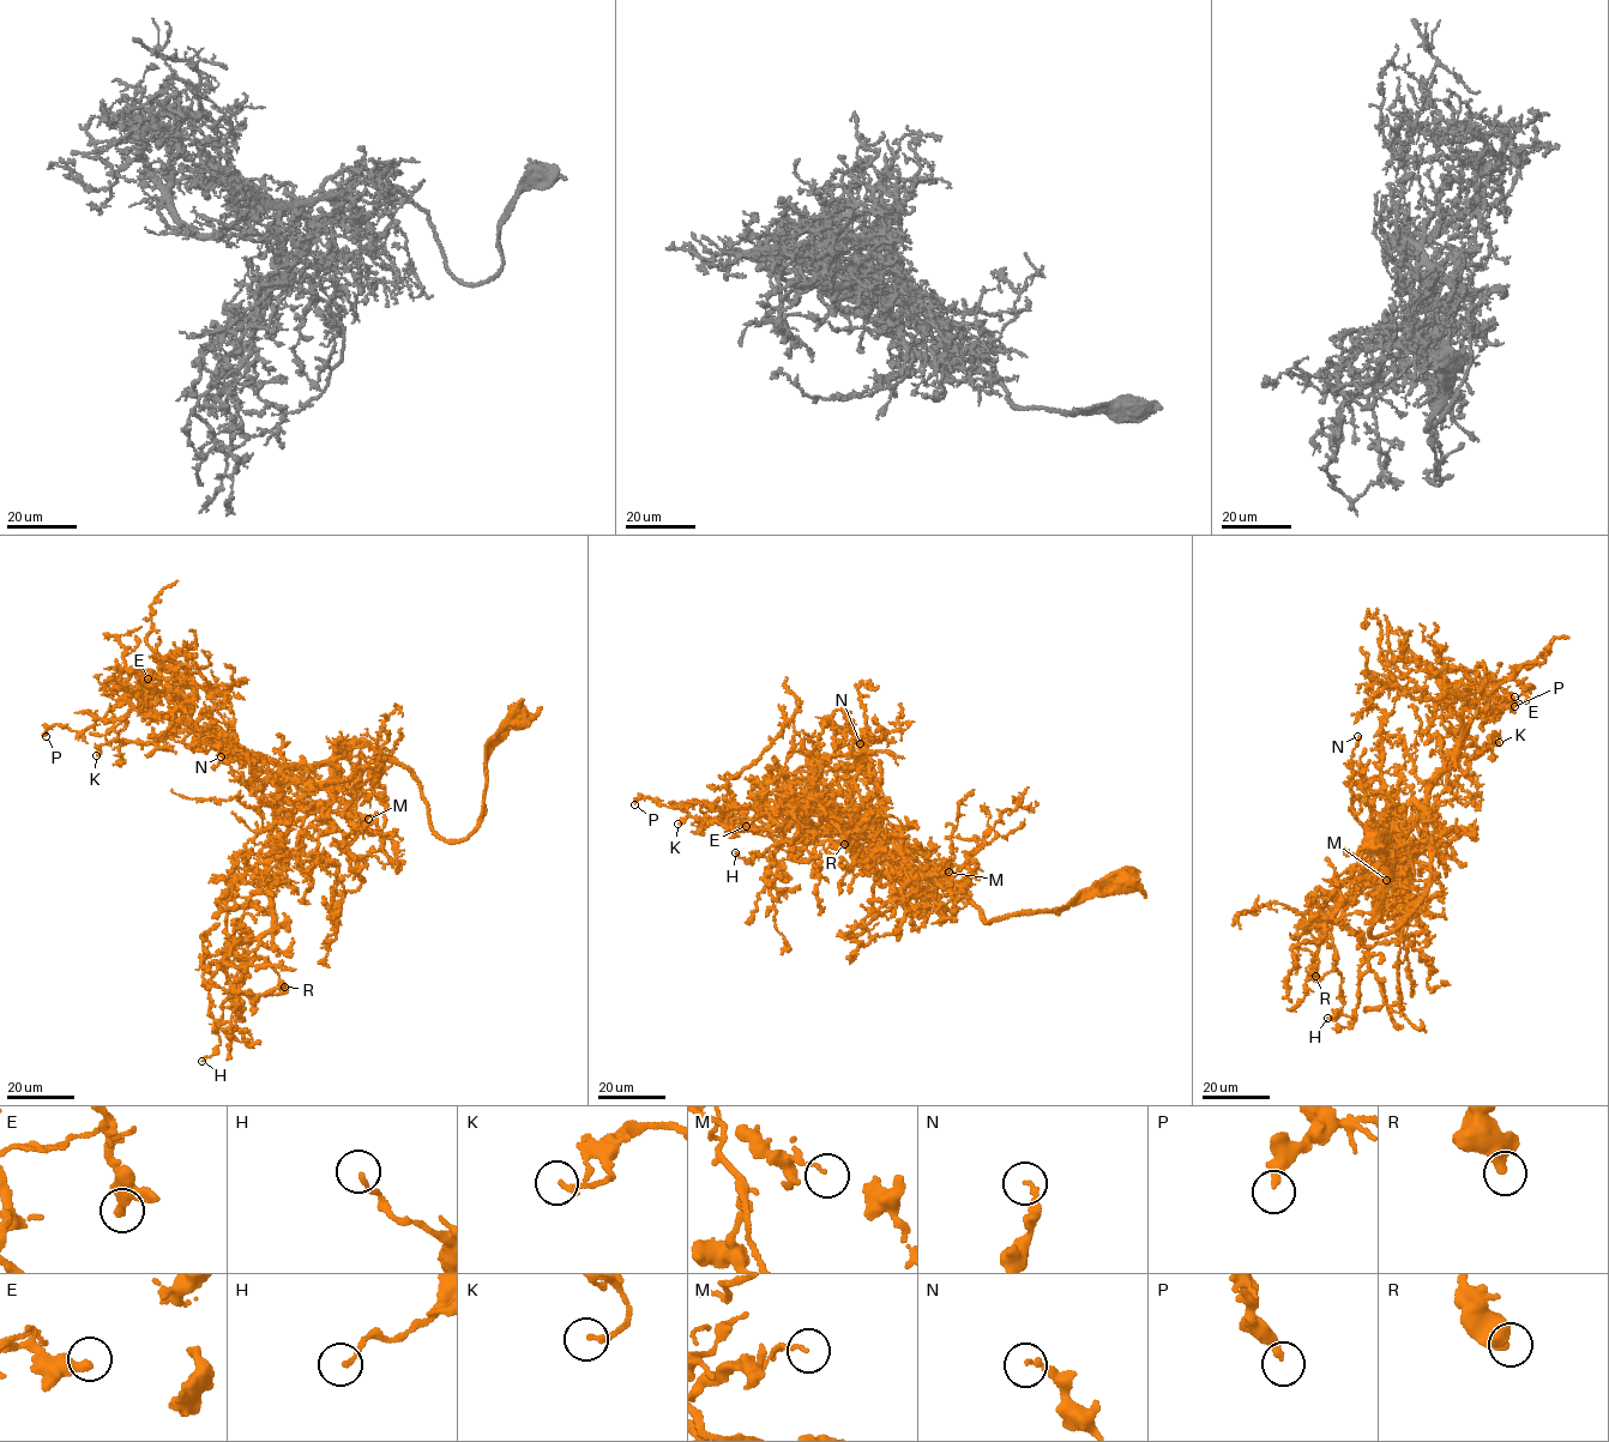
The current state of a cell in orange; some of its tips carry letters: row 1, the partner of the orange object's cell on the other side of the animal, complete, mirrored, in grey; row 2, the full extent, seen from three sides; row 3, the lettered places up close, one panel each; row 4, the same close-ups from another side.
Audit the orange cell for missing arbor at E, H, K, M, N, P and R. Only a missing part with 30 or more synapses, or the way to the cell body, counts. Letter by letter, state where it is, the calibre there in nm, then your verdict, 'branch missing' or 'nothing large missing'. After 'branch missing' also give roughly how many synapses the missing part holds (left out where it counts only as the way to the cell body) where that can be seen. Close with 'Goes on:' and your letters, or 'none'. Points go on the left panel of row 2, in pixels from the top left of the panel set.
E: place (148, 679); calibre 400 nm; nothing large missing
H: place (202, 1061); calibre 140 nm; nothing large missing
K: place (96, 755); calibre 160 nm; nothing large missing
M: place (368, 819); calibre 90 nm; nothing large missing
N: place (221, 756); calibre 180 nm; nothing large missing
P: place (46, 736); calibre 280 nm; nothing large missing
R: place (284, 987); calibre 500 nm; nothing large missing
Goes on: none

